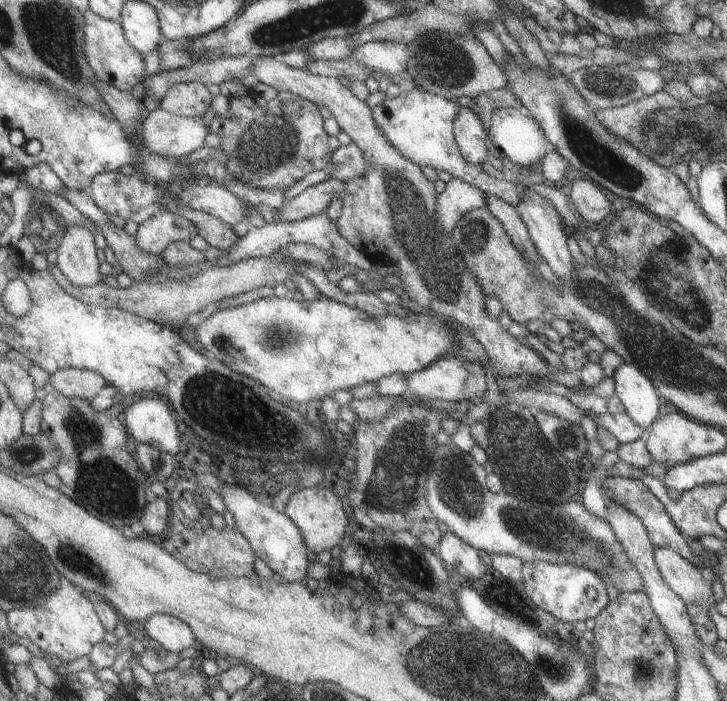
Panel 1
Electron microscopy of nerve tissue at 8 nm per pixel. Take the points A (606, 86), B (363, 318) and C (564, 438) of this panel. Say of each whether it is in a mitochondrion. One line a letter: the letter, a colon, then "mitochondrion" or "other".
A: mitochondrion
B: other
C: mitochondrion

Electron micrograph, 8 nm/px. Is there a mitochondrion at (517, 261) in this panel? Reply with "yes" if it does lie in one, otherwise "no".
no

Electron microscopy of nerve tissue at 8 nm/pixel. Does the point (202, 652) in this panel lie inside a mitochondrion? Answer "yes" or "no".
no

